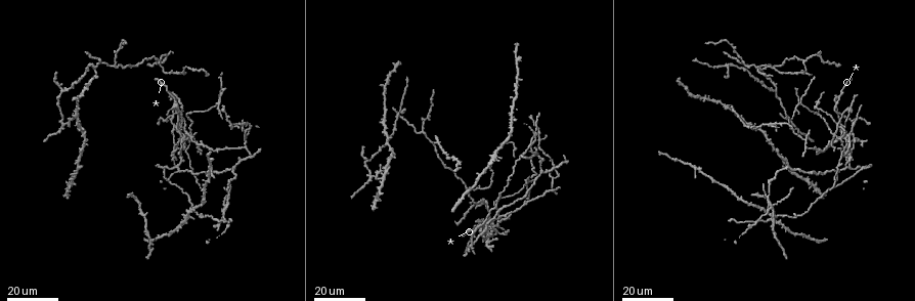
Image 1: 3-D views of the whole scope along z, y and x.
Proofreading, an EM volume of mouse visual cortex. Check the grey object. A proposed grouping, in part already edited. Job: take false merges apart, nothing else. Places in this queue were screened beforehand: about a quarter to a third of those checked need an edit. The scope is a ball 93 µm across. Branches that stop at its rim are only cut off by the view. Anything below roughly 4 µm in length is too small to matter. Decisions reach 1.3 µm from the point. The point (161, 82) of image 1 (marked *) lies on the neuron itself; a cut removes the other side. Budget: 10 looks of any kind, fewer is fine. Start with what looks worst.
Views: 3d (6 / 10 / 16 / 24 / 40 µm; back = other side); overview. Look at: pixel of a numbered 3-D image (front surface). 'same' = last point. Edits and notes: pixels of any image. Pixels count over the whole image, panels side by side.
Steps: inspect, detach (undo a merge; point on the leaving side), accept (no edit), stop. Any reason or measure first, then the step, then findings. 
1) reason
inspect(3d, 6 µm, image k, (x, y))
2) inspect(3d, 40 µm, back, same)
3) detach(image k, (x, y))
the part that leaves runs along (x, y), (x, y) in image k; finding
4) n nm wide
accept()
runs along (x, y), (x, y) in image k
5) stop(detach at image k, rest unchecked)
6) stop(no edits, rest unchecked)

four arms meet
inspect(3d, 16 µm, image 1, (835, 134))

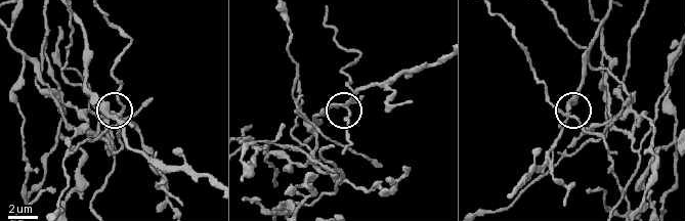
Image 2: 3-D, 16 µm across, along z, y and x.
closer look
inspect(3d, 10 µm, image 2, (118, 118))

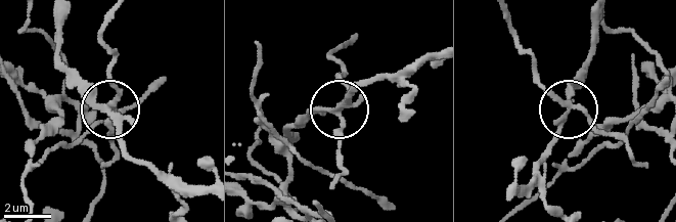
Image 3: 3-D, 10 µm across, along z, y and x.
4 arms
detach(image 3, (110, 130))
the part that leaves runs along (108, 105), (117, 90), (102, 32), (108, 14) in image 3; a second neuron is stuck on

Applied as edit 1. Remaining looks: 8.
a fork
inspect(3d, 24 µm, image 1, (768, 195))

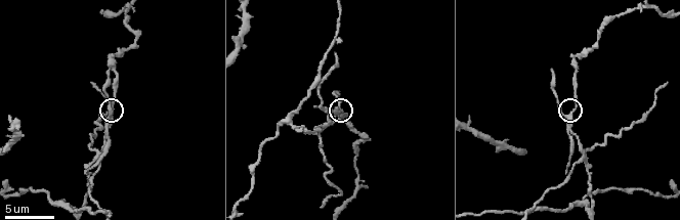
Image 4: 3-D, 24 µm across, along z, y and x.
inspect(3d, 10 µm, image 4, (110, 114))

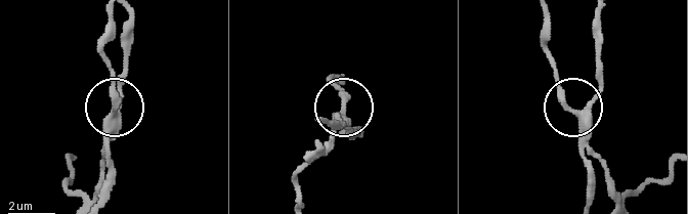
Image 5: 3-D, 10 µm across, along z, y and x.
340 nm wide
detach(image 5, (112, 84))
the part that leaves runs along (117, 109), (104, 50), (111, 9) in image 5; two neurons meet here

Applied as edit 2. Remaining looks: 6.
looks like a crossing
inspect(3d, 24 µm, image 1, (727, 66))

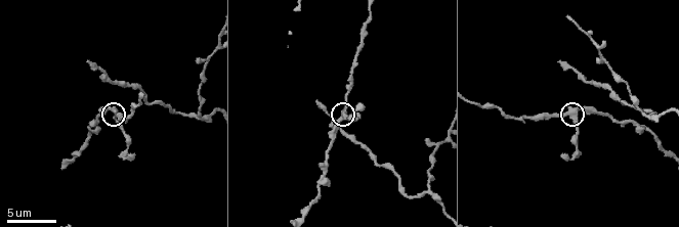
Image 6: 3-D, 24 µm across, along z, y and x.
inspect(3d, 6 µm, image 6, (344, 114))

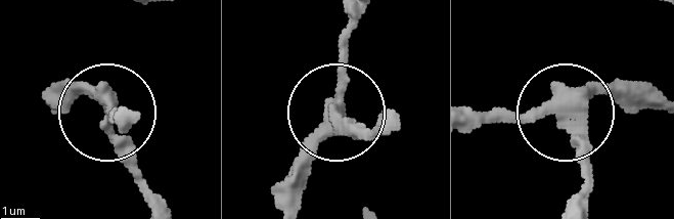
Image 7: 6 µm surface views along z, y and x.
4 arms
accept()
continuous, no second neuron

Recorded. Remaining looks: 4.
three-way junction
inspect(3d, 10 µm, image 4, (578, 204))

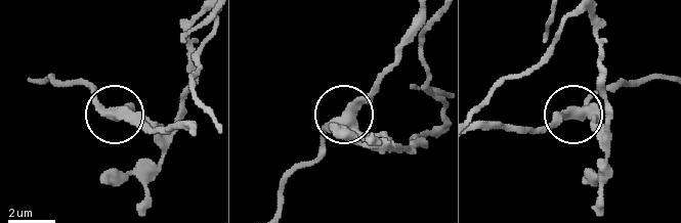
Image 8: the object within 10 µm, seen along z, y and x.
3 arms
detach(image 8, (139, 119))
two neurons meet here

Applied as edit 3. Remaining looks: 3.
inspect(overview)

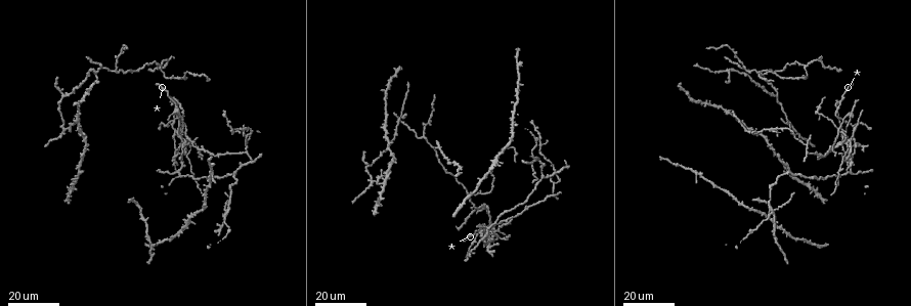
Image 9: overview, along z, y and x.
three arms meet
inspect(3d, 16 µm, image 9, (182, 175))

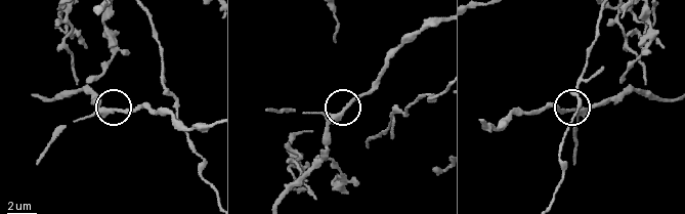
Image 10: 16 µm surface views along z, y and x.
inspect(3d, 6 µm, image 10, (104, 113))

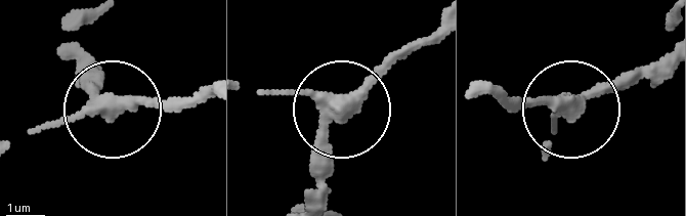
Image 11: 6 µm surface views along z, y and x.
side arm 6 µm; 3 arms
accept()
all the same neuron

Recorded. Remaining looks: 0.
stop(detach at image 3, detach at image 5, detach at image 8, rest unchecked)

